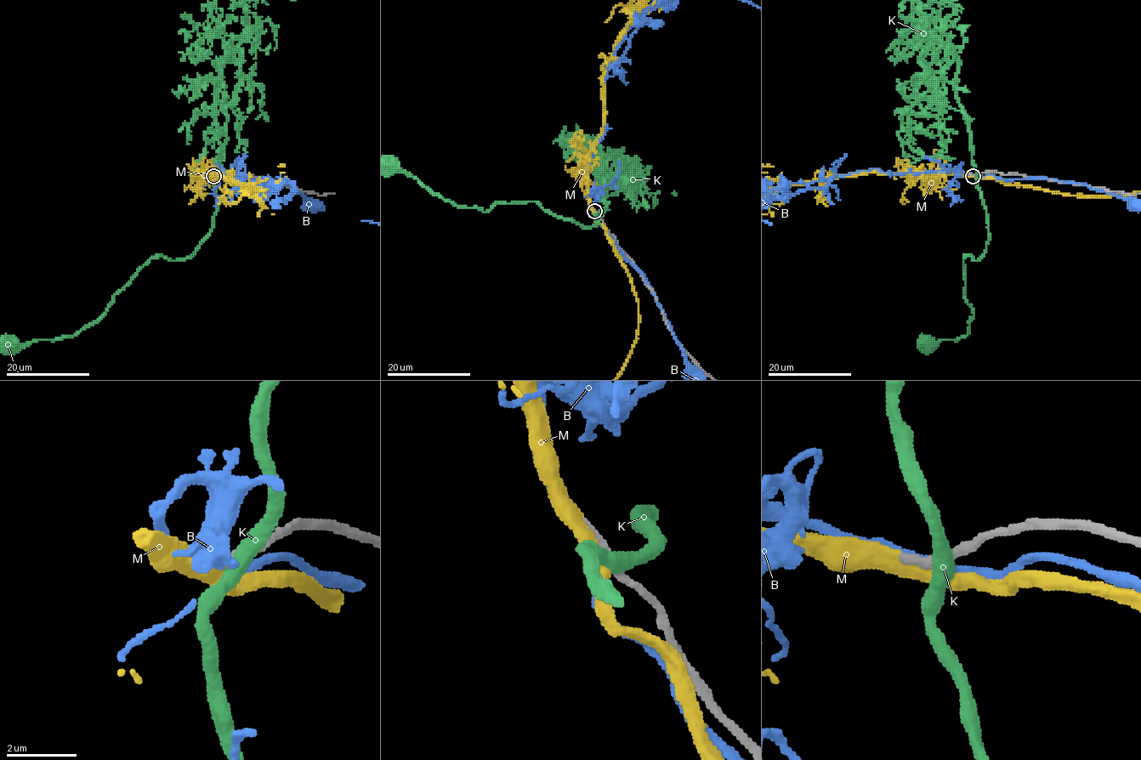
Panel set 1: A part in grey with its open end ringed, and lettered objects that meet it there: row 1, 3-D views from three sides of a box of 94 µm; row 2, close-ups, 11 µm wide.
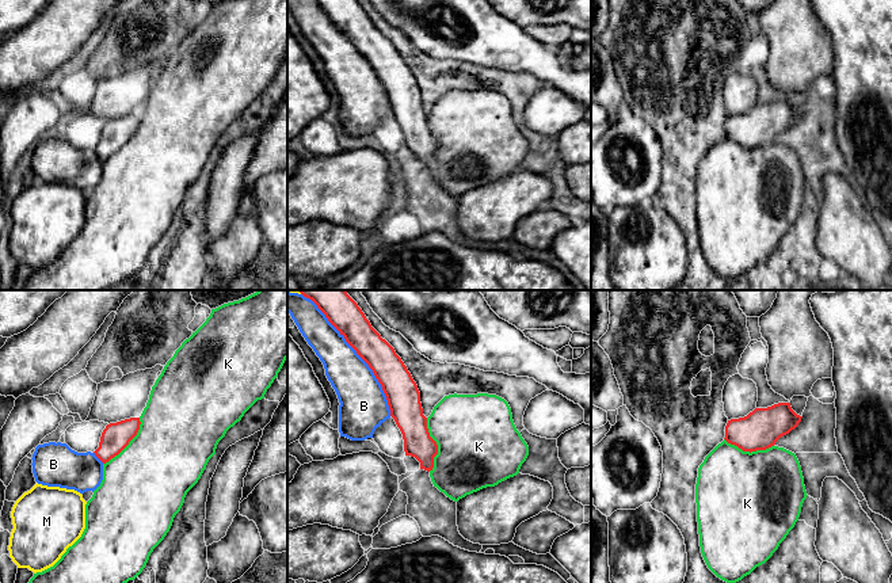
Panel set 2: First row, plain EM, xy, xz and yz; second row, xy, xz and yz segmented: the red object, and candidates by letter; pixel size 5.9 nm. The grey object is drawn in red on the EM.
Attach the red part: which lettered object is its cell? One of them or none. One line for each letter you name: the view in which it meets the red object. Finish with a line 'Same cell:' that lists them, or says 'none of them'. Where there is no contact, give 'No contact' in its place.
M: Touches red in xz
Same cell: M

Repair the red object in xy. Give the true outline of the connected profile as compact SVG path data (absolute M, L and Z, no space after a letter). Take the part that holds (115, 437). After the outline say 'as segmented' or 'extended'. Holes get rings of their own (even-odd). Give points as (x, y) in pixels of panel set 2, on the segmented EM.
M130 418L117 423L110 423L102 433L99 447L94 451L103 462L108 462L118 456L140 430L140 418Z; as segmented

